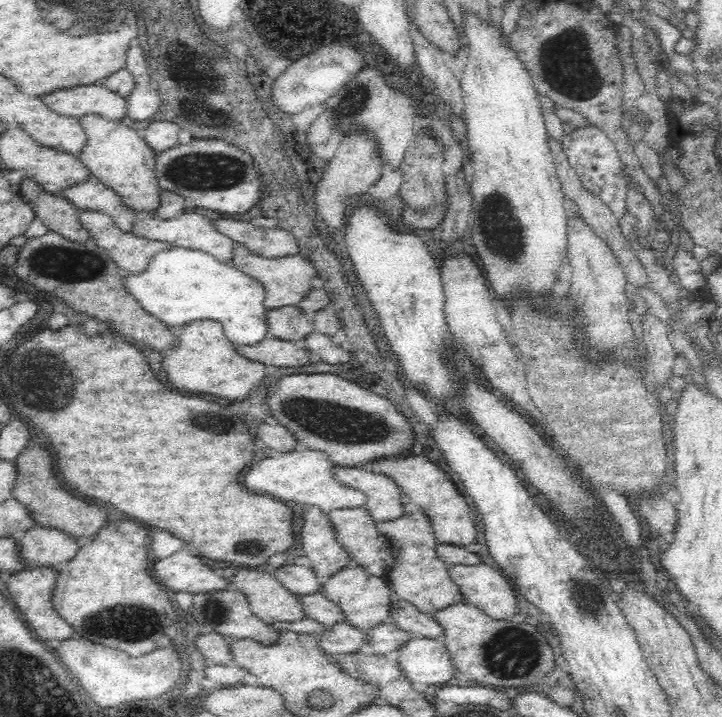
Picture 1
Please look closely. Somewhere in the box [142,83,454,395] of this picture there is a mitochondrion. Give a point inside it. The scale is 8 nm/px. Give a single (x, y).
(200, 170)

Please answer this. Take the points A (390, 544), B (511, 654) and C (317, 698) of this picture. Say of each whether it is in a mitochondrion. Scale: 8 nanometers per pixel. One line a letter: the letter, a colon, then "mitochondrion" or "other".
A: other
B: mitochondrion
C: mitochondrion

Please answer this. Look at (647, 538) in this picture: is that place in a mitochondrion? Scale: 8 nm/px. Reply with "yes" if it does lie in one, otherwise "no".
no

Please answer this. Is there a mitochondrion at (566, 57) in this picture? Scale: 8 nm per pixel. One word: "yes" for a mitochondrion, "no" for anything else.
yes

